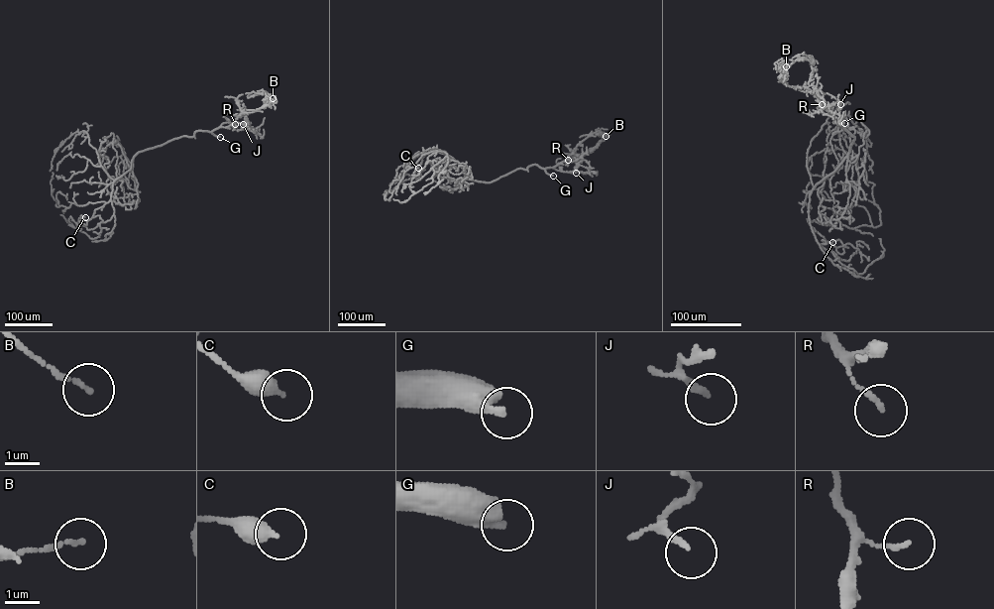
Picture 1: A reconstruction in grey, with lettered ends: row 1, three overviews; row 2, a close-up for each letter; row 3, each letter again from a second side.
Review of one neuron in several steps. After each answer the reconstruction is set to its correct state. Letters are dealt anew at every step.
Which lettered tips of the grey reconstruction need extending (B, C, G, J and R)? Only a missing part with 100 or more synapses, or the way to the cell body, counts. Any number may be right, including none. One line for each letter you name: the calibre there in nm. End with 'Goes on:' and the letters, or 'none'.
G: Thickness 380 nm
Goes on: G

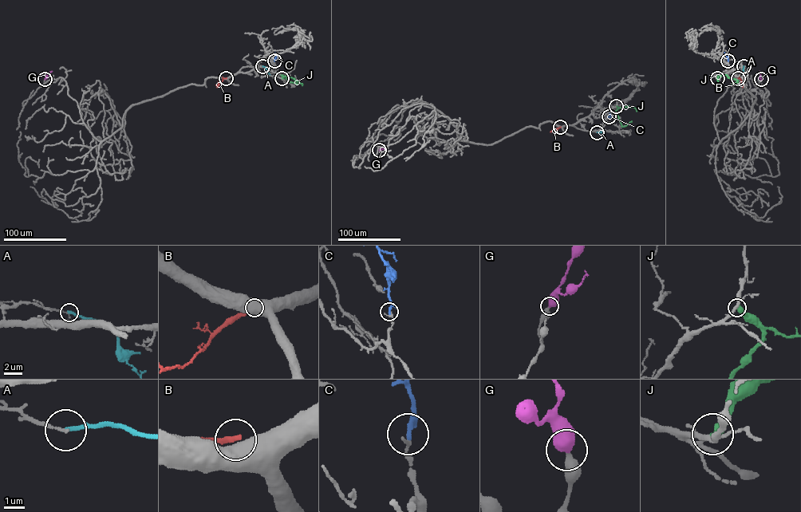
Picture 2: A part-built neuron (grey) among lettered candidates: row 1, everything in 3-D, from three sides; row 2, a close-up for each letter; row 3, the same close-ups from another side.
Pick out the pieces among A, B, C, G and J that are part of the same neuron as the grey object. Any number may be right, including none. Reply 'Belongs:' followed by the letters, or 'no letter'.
Belongs: G

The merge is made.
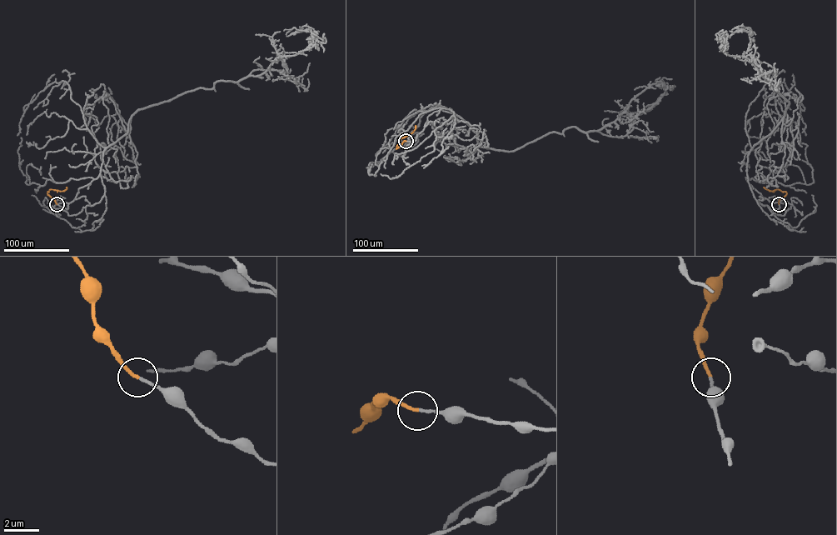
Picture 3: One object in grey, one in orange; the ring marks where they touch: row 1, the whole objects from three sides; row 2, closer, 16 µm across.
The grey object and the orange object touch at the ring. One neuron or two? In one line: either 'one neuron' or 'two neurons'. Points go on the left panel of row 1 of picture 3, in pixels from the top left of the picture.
one neuron

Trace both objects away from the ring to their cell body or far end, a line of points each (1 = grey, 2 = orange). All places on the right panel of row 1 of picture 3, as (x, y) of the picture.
1: (779, 203), (749, 185), (747, 157), (789, 102), (749, 60), (722, 50), (747, 28)
2: (779, 203), (779, 200), (786, 192), (778, 189), (769, 191), (763, 187)

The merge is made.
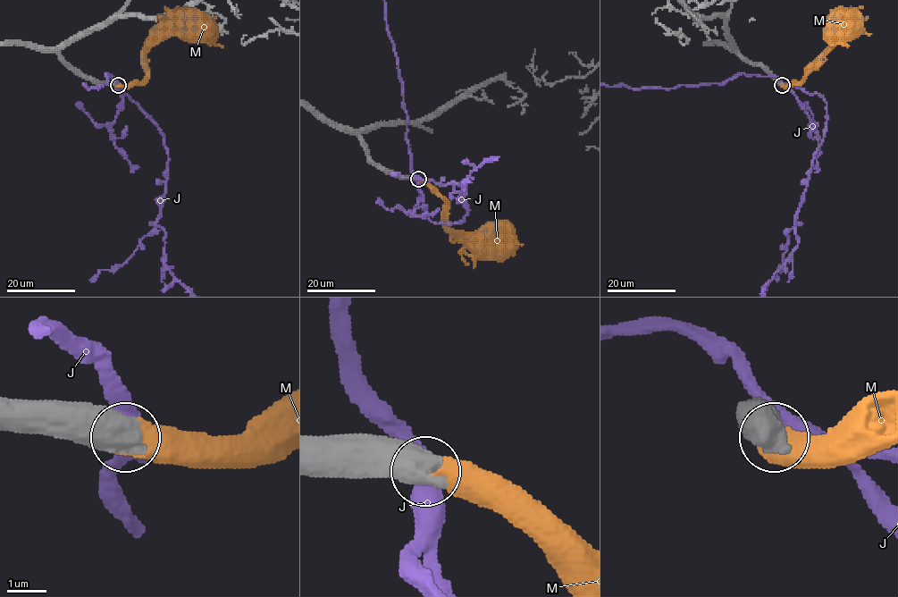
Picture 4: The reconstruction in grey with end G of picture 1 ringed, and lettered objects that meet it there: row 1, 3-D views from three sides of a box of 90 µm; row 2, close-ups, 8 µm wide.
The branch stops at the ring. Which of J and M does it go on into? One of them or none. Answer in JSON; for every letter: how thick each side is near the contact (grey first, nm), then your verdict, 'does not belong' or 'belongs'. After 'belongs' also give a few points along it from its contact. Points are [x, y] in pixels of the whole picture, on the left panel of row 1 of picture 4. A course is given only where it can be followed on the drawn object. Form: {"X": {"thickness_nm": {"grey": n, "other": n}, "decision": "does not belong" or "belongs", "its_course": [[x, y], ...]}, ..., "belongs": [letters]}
{"J": {"thickness_nm": {"grey": 850, "other": 440}, "decision": "does not belong"}, "M": {"thickness_nm": {"grey": 800, "other": 600}, "decision": "belongs", "its_course": [[117, 85], [139, 84], [146, 75], [145, 53], [173, 35], [186, 21]]}, "belongs": ["M"]}

